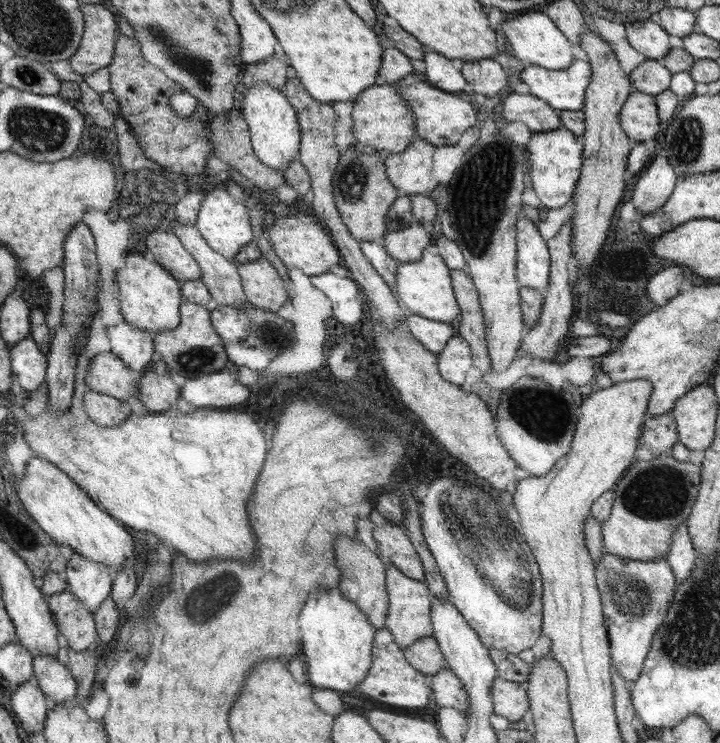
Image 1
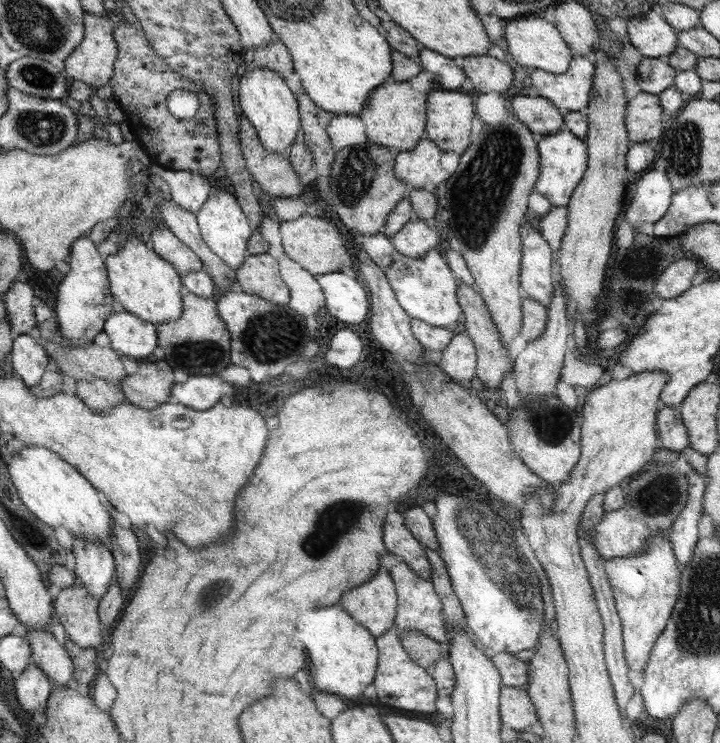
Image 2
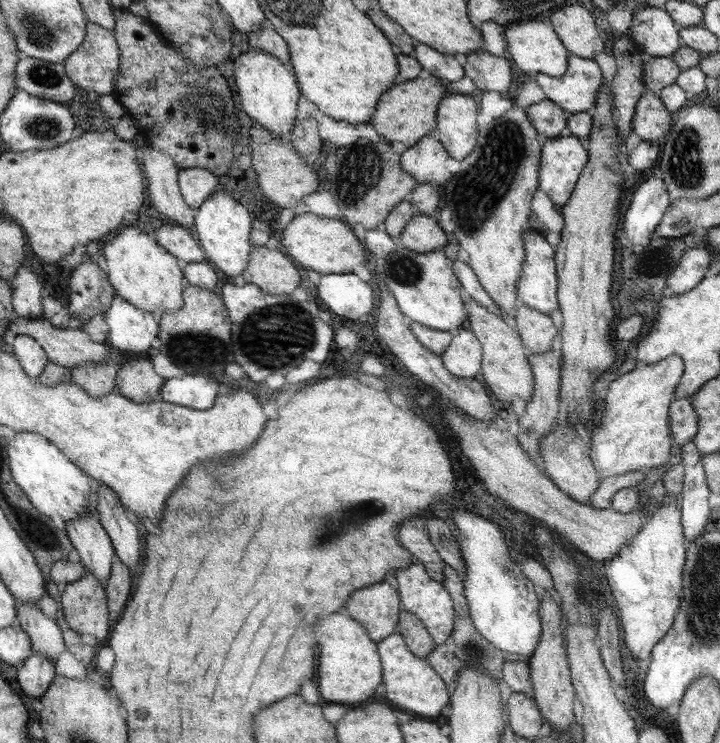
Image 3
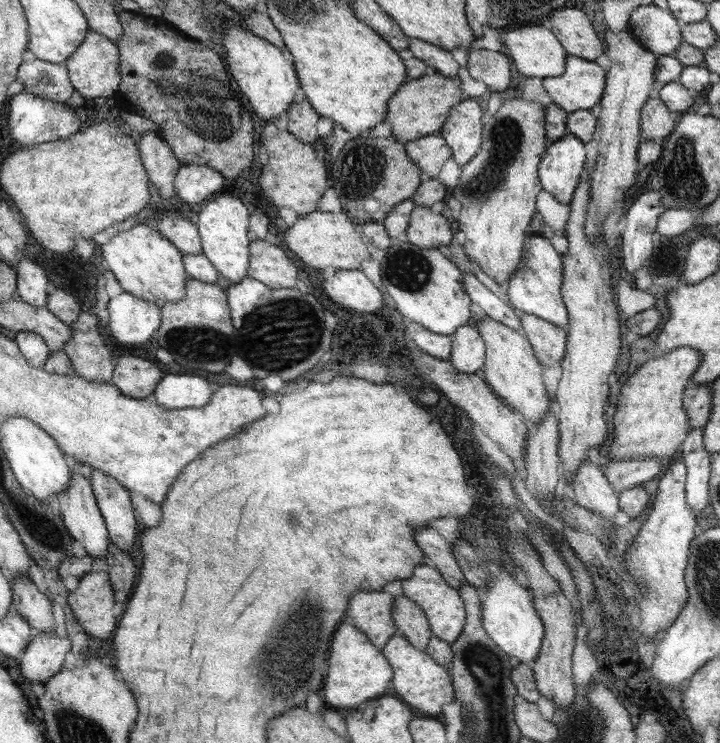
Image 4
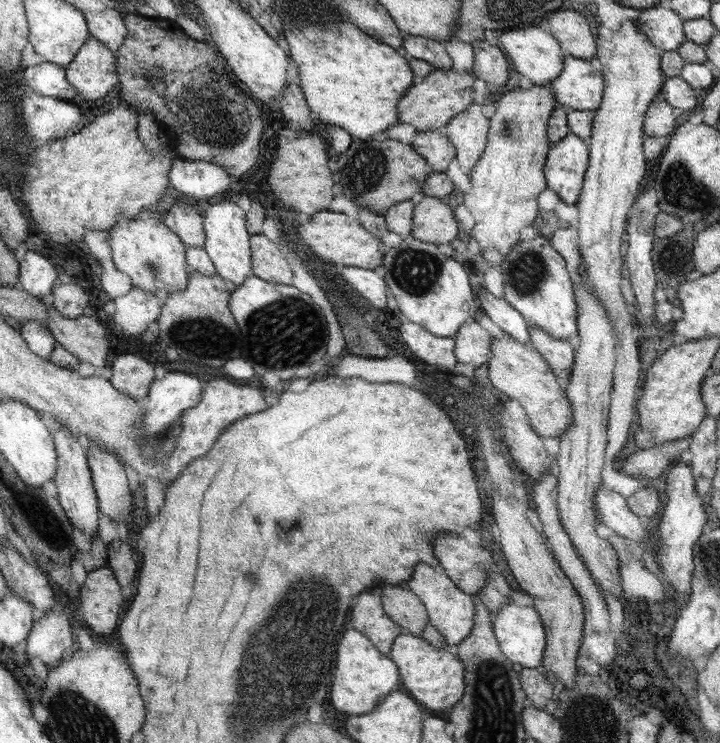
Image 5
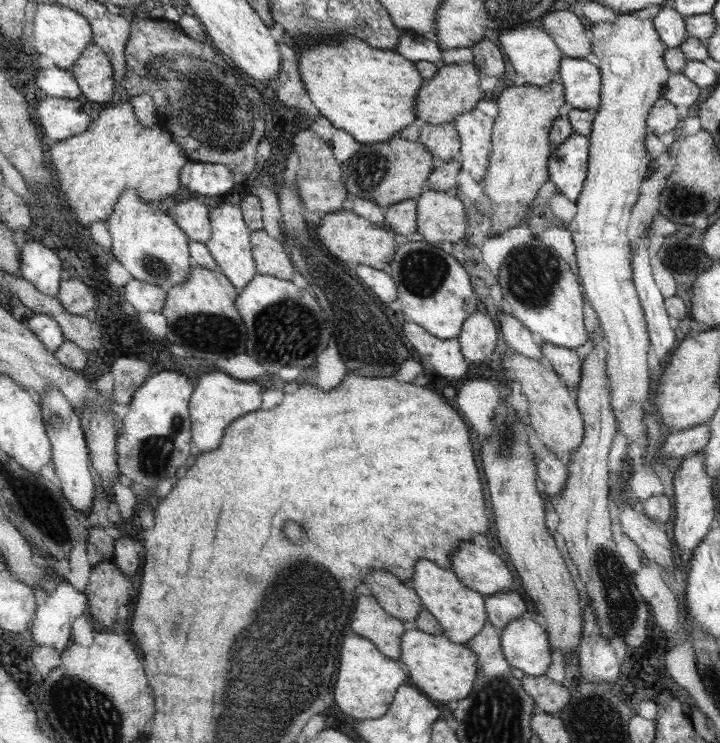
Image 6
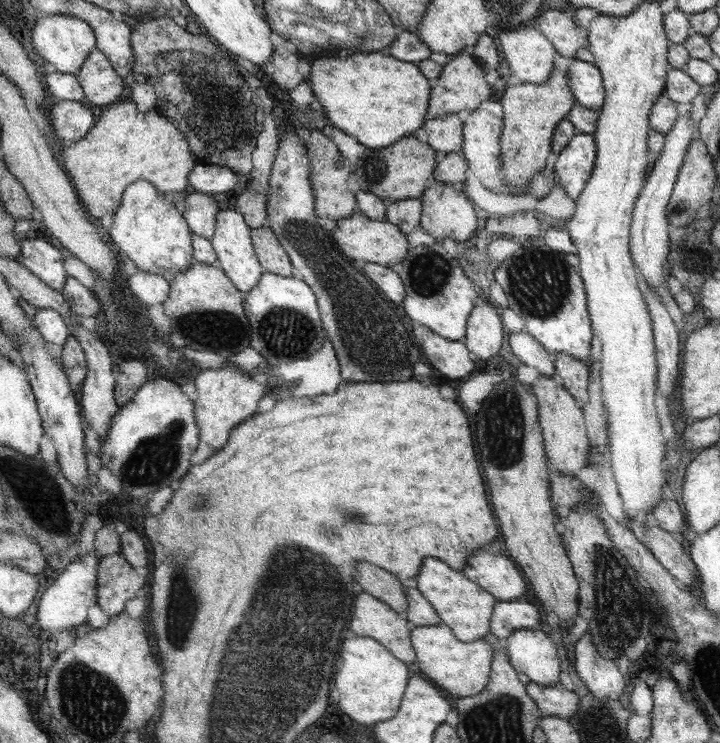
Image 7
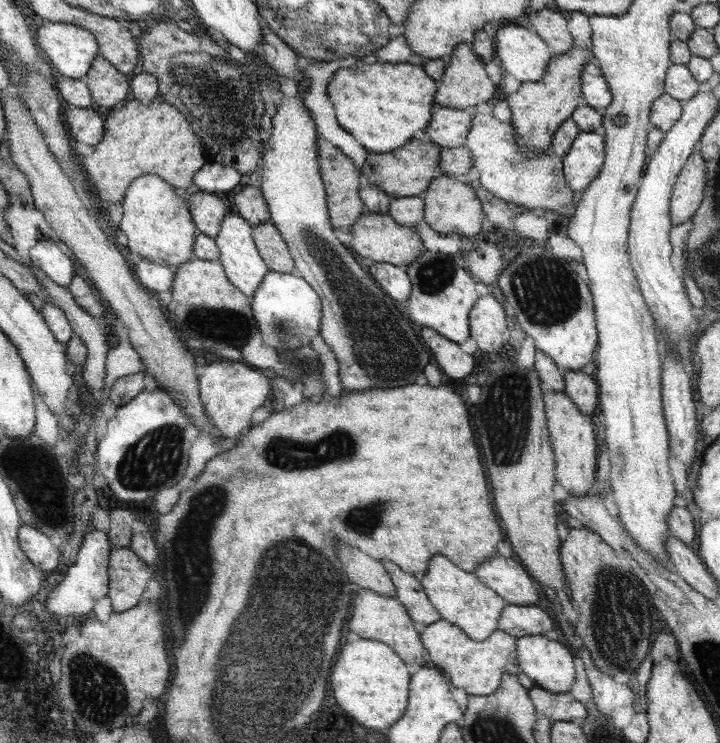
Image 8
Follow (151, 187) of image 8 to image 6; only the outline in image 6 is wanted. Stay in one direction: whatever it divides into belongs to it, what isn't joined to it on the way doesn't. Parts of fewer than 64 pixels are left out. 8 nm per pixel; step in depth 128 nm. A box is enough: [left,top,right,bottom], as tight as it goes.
[104,188,193,291]

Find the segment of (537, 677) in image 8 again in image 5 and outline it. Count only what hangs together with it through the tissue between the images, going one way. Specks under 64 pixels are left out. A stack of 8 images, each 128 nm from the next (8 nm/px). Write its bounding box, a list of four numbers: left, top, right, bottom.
[493,599,544,668]

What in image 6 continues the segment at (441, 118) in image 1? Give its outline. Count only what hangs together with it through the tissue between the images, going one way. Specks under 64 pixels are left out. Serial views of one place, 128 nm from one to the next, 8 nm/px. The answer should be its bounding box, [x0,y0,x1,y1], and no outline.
[453,109,495,180]

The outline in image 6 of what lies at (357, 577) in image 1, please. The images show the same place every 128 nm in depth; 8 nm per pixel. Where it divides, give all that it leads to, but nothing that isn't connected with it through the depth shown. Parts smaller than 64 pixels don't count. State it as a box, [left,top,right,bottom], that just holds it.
[350,591,404,661]

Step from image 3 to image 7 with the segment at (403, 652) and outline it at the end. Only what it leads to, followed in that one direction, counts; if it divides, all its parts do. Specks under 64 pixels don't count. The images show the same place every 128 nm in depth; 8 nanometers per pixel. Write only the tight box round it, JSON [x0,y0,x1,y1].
[413,624,498,697]

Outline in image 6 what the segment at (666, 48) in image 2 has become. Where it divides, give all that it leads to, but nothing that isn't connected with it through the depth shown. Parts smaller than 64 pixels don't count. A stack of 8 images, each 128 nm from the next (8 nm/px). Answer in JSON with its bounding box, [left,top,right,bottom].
[654,4,690,49]

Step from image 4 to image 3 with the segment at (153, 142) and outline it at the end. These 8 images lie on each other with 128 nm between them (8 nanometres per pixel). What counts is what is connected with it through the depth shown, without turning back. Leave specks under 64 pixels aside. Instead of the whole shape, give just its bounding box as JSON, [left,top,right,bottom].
[140,141,196,232]

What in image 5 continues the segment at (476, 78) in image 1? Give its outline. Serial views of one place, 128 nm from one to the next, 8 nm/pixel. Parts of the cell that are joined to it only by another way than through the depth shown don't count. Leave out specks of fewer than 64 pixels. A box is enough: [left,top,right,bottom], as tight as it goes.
[472,40,510,89]

